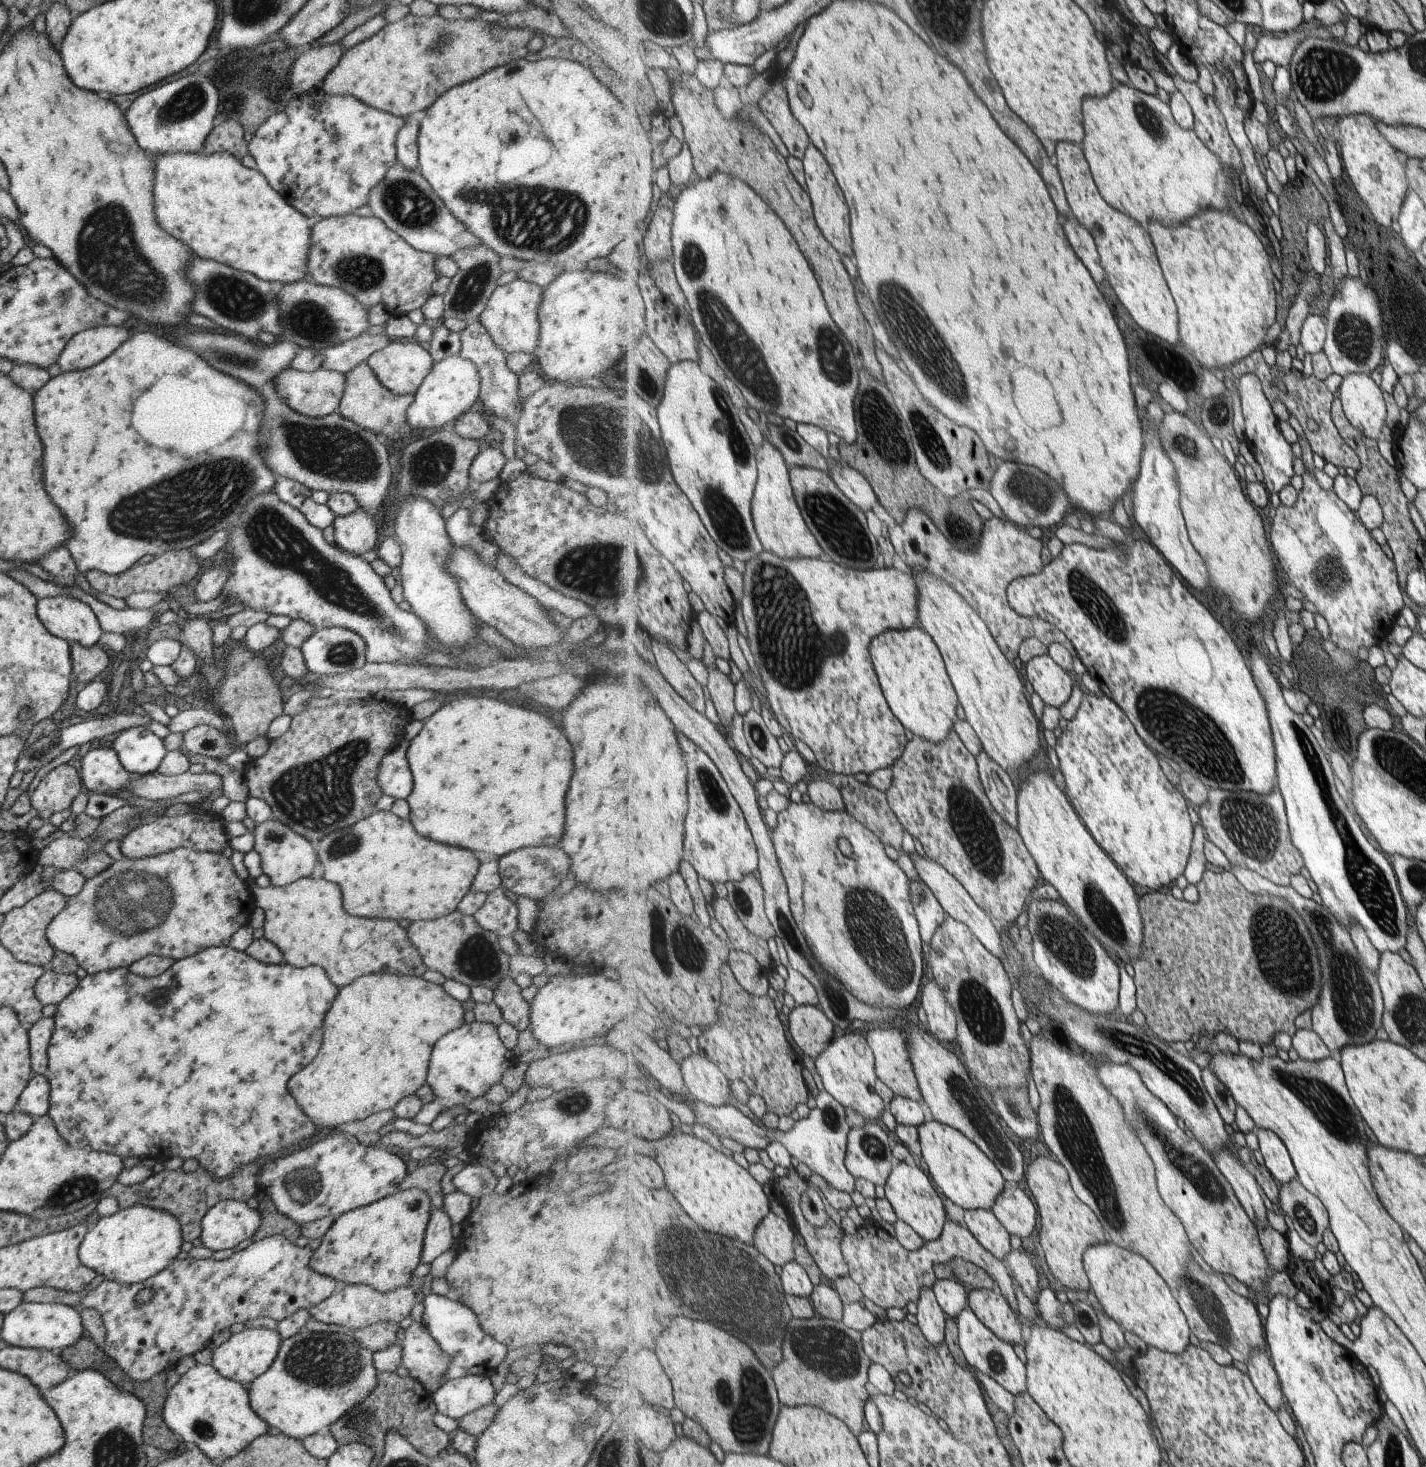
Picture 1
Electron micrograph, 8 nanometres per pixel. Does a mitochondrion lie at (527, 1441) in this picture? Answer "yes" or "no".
no

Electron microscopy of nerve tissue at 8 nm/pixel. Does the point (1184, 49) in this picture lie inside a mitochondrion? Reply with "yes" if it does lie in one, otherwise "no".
no

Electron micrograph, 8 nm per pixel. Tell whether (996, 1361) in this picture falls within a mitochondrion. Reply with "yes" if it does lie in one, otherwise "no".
yes

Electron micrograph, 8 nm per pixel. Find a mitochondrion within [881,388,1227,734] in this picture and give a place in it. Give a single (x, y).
(1095, 603)

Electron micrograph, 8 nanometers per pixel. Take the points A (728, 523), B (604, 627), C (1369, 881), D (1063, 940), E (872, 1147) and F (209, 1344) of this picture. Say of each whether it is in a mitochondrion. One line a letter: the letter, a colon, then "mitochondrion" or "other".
A: mitochondrion
B: other
C: mitochondrion
D: mitochondrion
E: mitochondrion
F: other

